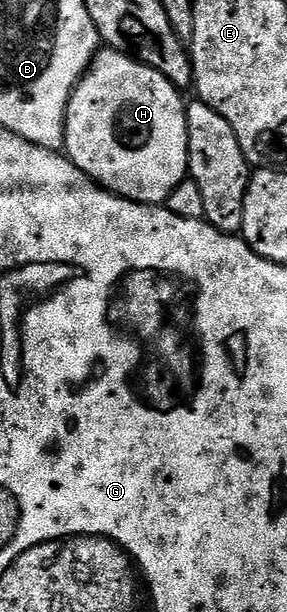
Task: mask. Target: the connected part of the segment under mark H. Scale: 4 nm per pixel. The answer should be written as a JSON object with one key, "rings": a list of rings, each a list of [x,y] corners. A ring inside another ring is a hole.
{"rings":[[[112,49],[98,50],[89,63],[89,68],[82,75],[77,83],[76,89],[71,93],[69,104],[65,110],[65,145],[64,154],[74,163],[79,170],[95,183],[101,184],[106,191],[120,195],[123,199],[130,199],[136,203],[152,203],[154,205],[164,205],[167,197],[171,197],[171,192],[175,185],[179,185],[189,174],[189,138],[187,137],[187,117],[185,116],[186,100],[181,100],[182,92],[173,86],[163,73],[148,67],[146,63],[140,63],[137,59],[132,59],[129,55],[124,55],[122,51]]]}

